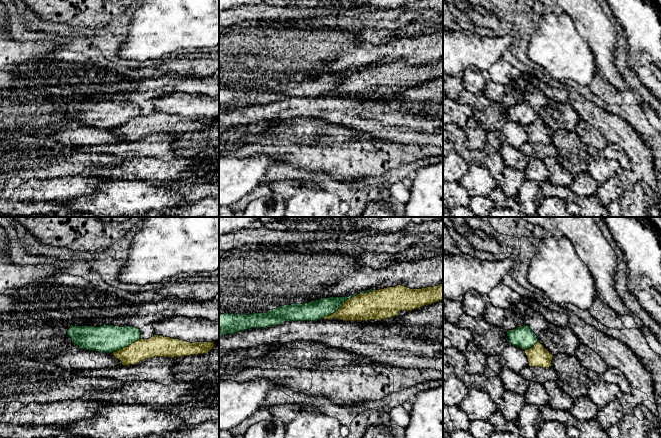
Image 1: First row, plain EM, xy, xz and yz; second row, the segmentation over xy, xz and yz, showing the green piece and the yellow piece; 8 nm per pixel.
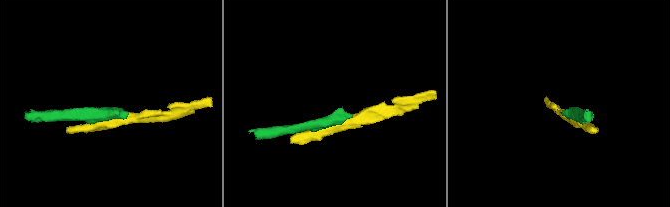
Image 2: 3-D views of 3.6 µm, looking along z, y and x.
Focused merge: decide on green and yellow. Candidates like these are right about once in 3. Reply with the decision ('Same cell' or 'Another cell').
Another cell

